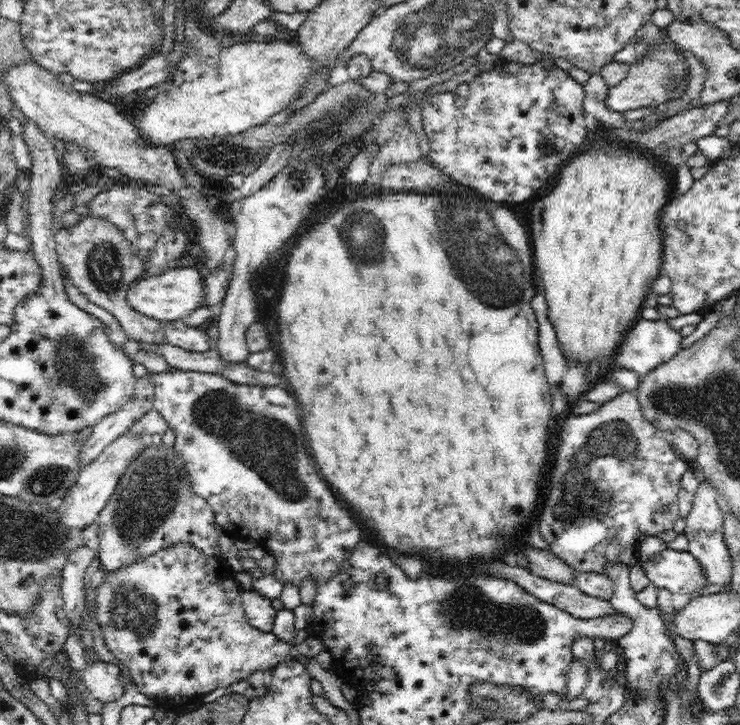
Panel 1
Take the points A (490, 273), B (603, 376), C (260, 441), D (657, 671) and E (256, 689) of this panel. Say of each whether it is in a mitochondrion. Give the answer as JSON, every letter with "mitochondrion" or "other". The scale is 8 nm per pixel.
{"A":"mitochondrion","B":"other","C":"mitochondrion","D":"mitochondrion","E":"other"}

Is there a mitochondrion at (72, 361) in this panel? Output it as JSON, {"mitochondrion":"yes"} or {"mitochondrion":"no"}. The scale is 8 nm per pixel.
{"mitochondrion":"yes"}

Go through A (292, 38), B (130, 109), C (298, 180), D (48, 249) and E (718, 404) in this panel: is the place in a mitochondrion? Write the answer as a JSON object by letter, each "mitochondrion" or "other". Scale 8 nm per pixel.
{"A":"other","B":"other","C":"mitochondrion","D":"other","E":"mitochondrion"}

